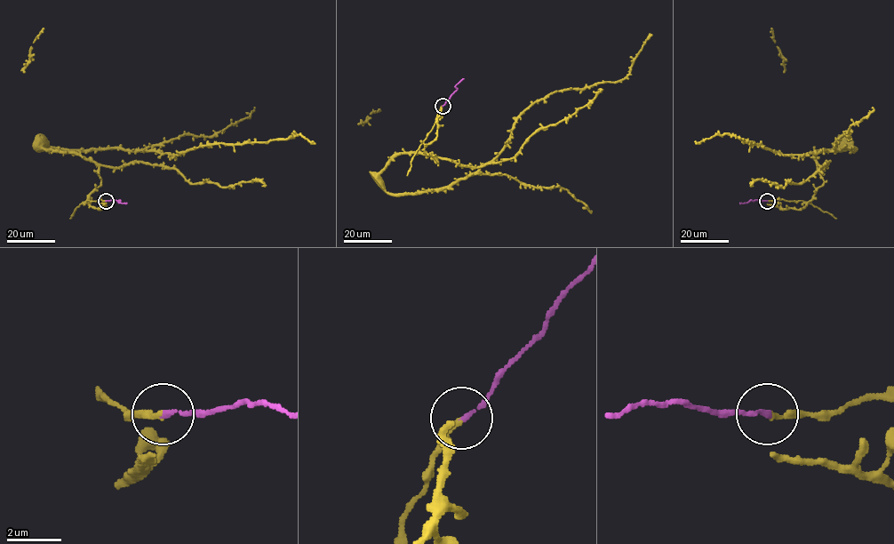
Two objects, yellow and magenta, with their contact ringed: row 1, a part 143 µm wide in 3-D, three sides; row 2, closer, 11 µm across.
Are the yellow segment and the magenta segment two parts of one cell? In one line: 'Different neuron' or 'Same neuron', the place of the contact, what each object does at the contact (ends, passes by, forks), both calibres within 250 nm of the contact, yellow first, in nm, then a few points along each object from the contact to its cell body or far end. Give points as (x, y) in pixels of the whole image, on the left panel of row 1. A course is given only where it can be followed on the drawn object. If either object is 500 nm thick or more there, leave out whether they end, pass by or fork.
Same neuron. Place: (106, 201). At the ring yellow passes by. At the ring magenta ends. Thickness 110 nm (yellow) against 170 nm. Course of yellow: (106, 200), (84, 202), (100, 184), (94, 163), (43, 148), (179, 155), (295, 134), (313, 141). Course of magenta: (106, 200), (119, 200), (119, 203), (126, 204)

